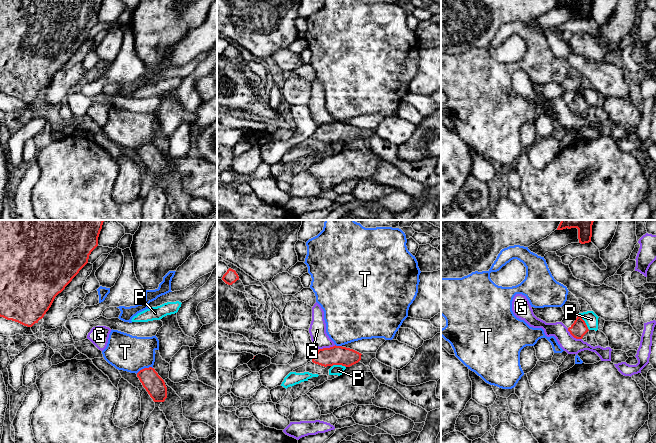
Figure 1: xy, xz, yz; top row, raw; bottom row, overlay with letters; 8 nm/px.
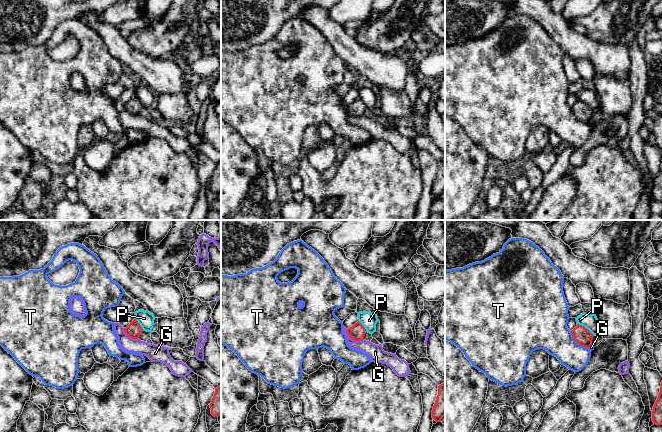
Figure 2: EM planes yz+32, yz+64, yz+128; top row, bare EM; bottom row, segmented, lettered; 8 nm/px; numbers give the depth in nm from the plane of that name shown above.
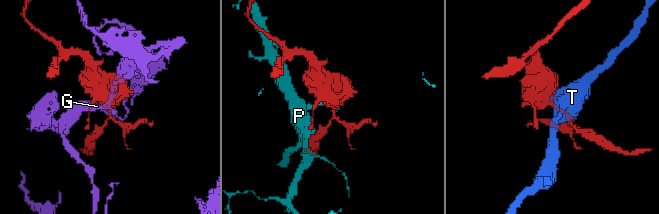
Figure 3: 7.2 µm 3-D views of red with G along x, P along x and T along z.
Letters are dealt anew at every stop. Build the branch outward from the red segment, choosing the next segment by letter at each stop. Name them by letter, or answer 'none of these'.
none of these

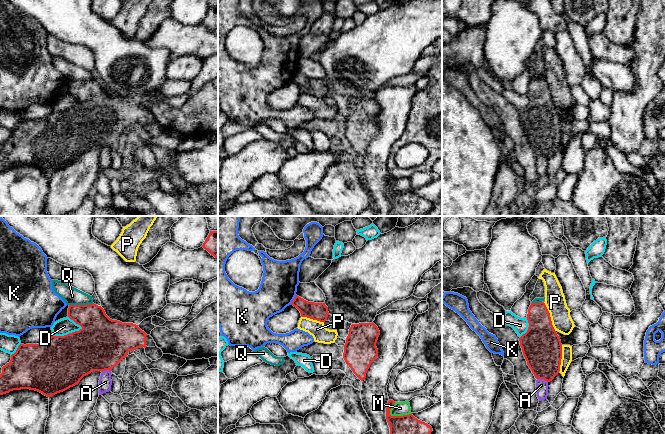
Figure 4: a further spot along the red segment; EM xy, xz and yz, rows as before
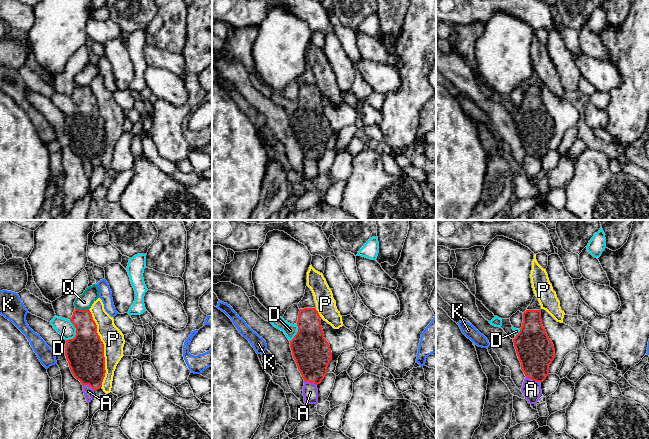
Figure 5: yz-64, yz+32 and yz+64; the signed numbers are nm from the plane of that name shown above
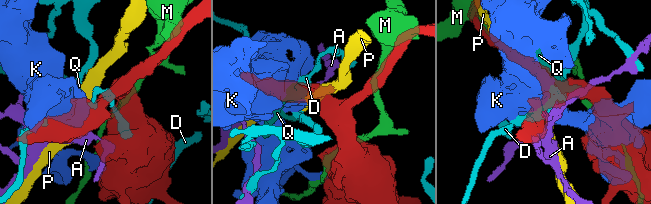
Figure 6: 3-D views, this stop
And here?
none of these

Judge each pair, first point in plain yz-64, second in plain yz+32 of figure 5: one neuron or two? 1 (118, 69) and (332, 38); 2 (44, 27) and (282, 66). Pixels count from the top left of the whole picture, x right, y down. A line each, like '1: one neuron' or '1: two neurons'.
1: one neuron
2: one neuron

